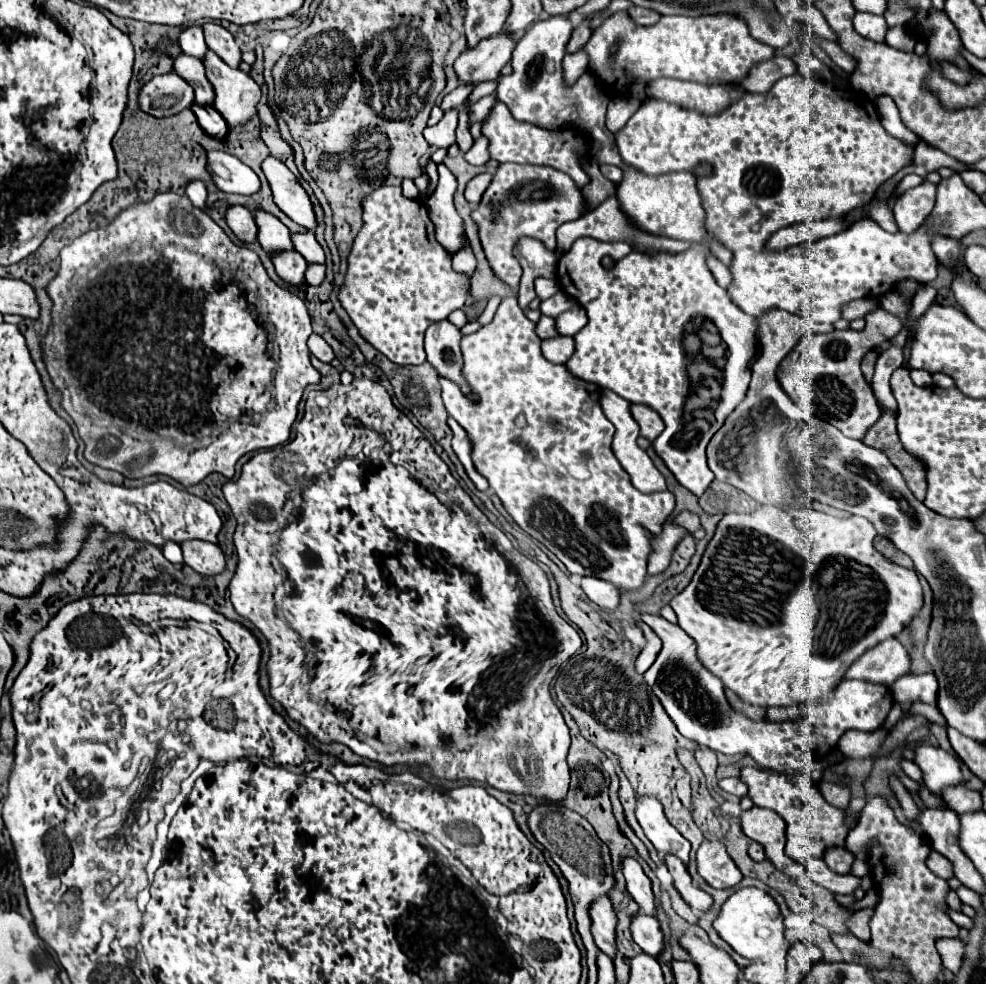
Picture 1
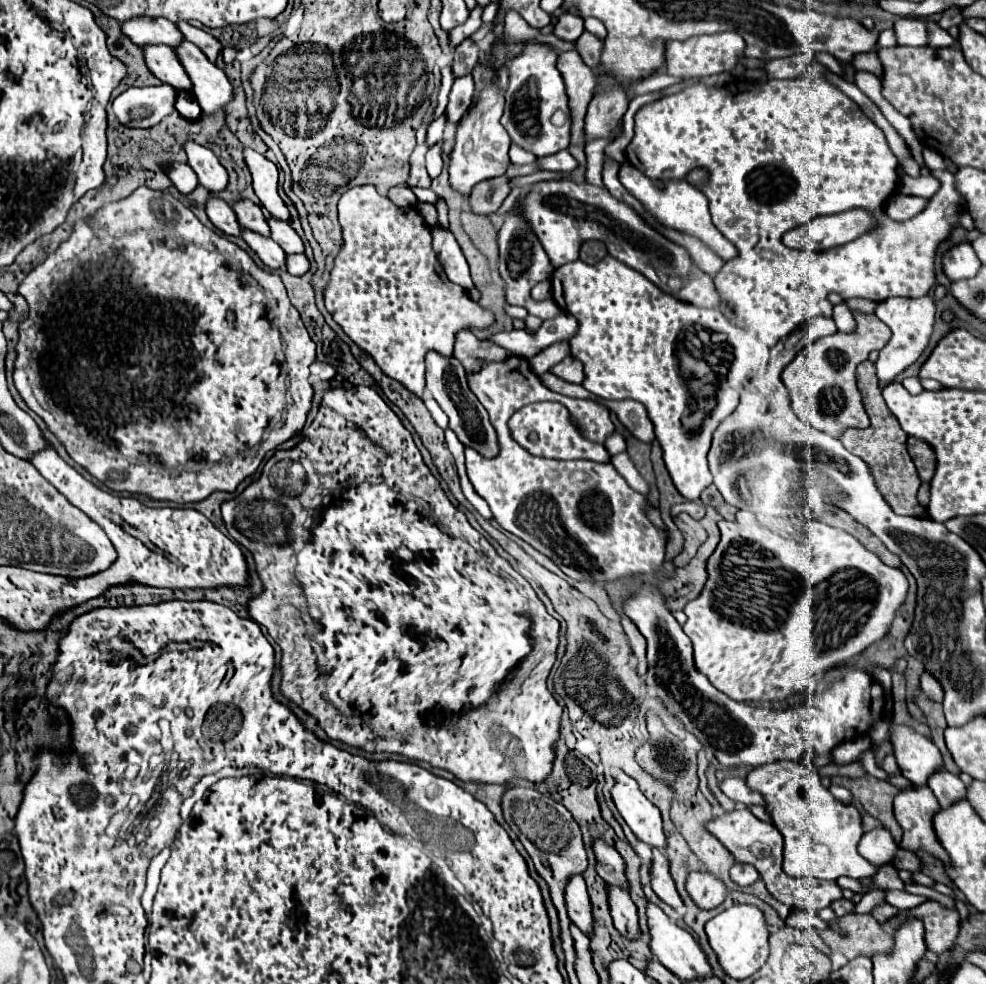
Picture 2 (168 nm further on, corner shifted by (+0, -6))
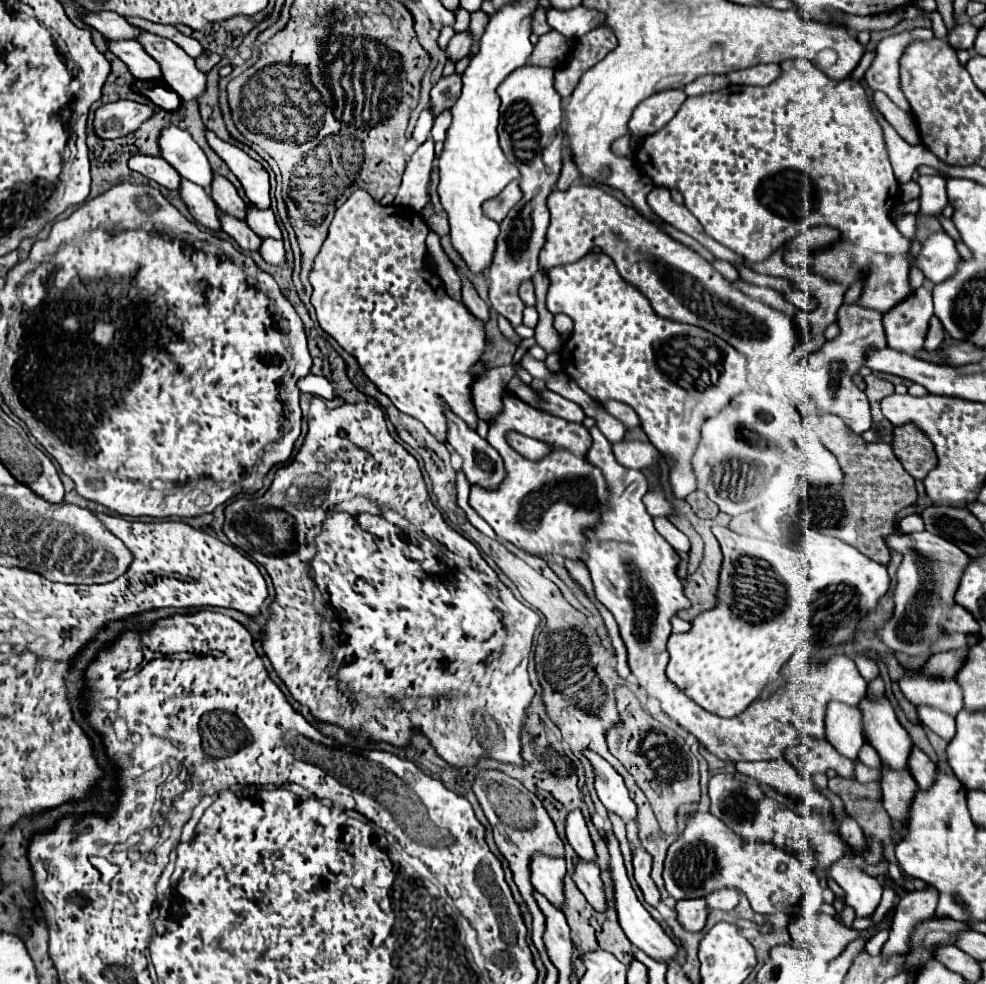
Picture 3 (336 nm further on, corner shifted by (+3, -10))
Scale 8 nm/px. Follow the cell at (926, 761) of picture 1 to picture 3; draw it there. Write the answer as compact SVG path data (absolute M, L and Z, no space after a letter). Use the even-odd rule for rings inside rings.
M864 698L858 704L862 714L864 740L878 752L884 766L892 770L906 768L912 740L900 726L888 698Z

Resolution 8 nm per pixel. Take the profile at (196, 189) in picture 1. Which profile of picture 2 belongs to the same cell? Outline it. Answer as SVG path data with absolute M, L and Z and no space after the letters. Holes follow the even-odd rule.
M173 162L171 166L167 166L167 176L173 180L175 188L177 188L181 194L191 194L191 192L199 186L193 170L191 170L187 164L177 164L177 162Z

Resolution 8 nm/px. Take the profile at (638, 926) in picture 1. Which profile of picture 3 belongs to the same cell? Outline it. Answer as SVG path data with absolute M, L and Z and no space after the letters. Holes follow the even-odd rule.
M578 860L574 876L572 876L574 884L578 886L578 890L586 896L586 900L596 908L596 910L604 910L606 908L606 900L604 900L604 884L600 880L600 870L596 866L596 862L586 862L586 860Z

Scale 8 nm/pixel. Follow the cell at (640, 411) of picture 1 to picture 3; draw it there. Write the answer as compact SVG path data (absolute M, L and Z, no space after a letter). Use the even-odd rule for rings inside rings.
M608 400L608 402L604 402L604 408L606 408L608 412L612 412L626 428L636 428L636 426L640 424L638 414L636 414L628 404L624 404L624 402Z

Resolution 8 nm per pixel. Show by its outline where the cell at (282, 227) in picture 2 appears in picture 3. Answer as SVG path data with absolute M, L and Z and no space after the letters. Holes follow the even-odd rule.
M248 206L246 210L246 224L260 236L260 238L276 238L276 240L282 240L282 234L280 234L280 228L276 224L276 216L270 208L266 210L260 210L256 206Z

